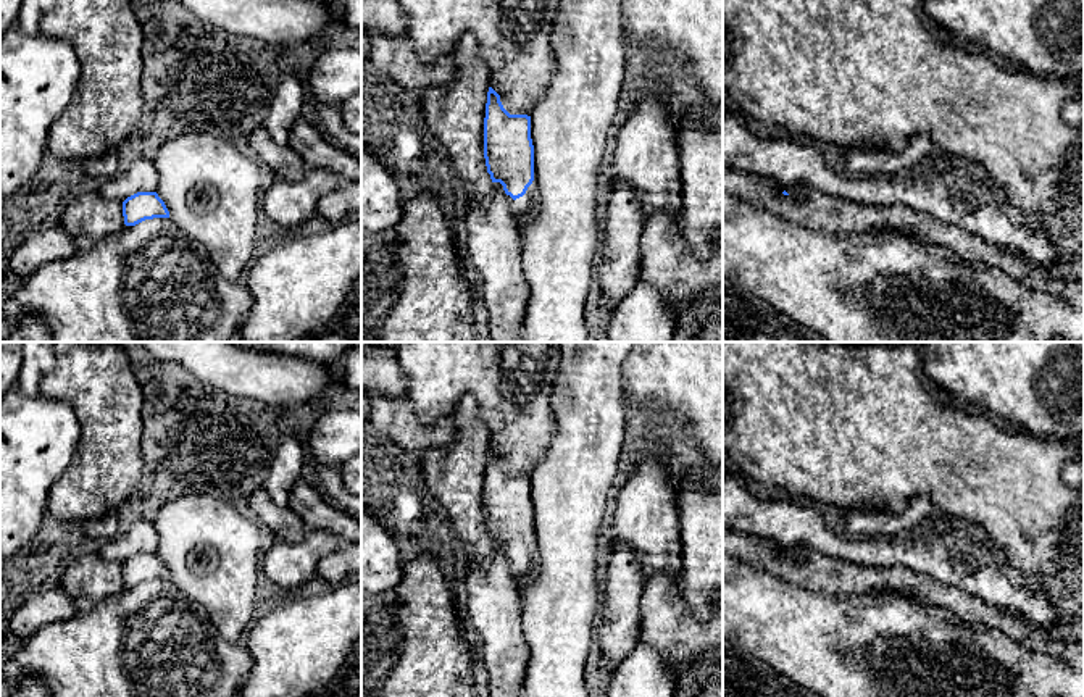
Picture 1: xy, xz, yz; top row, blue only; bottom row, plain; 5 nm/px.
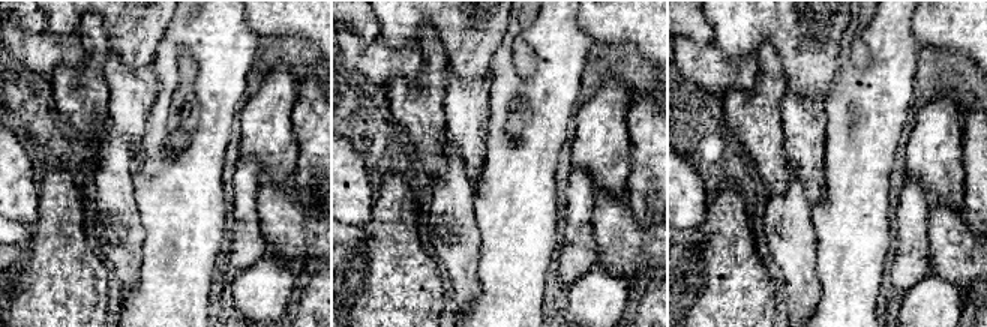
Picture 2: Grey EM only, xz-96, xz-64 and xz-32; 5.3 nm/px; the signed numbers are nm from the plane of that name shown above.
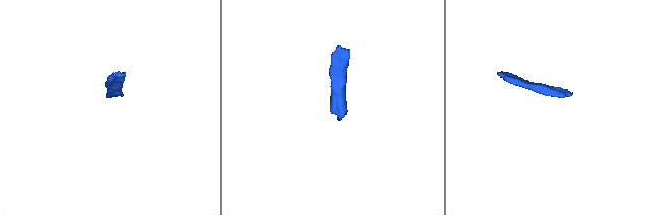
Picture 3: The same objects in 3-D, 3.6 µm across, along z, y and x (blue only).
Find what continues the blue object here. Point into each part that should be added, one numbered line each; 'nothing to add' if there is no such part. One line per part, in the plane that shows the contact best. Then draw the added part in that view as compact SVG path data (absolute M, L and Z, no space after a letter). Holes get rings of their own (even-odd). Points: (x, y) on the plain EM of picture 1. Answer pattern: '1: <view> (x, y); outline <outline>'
1: xz (521, 567); outline M536 540L527 549L527 552L523 558L513 561L510 557L507 557L507 560L508 560L508 566L511 570L511 574L519 587L519 592L521 592L523 576L527 574L529 571L532 571L536 563L537 563L537 544L536 544Z

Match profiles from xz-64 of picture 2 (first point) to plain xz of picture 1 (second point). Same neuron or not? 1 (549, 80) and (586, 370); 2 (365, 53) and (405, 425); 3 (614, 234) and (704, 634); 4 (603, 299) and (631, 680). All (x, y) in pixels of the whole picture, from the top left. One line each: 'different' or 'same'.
1: same
2: same
3: same
4: same

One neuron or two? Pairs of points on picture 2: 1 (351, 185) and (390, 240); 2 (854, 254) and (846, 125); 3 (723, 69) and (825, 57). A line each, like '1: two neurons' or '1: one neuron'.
1: two neurons
2: one neuron
3: two neurons

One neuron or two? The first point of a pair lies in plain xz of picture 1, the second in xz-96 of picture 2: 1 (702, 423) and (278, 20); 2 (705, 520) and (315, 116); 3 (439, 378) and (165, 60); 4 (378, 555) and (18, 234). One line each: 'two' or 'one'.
1: one
2: one
3: two
4: two

